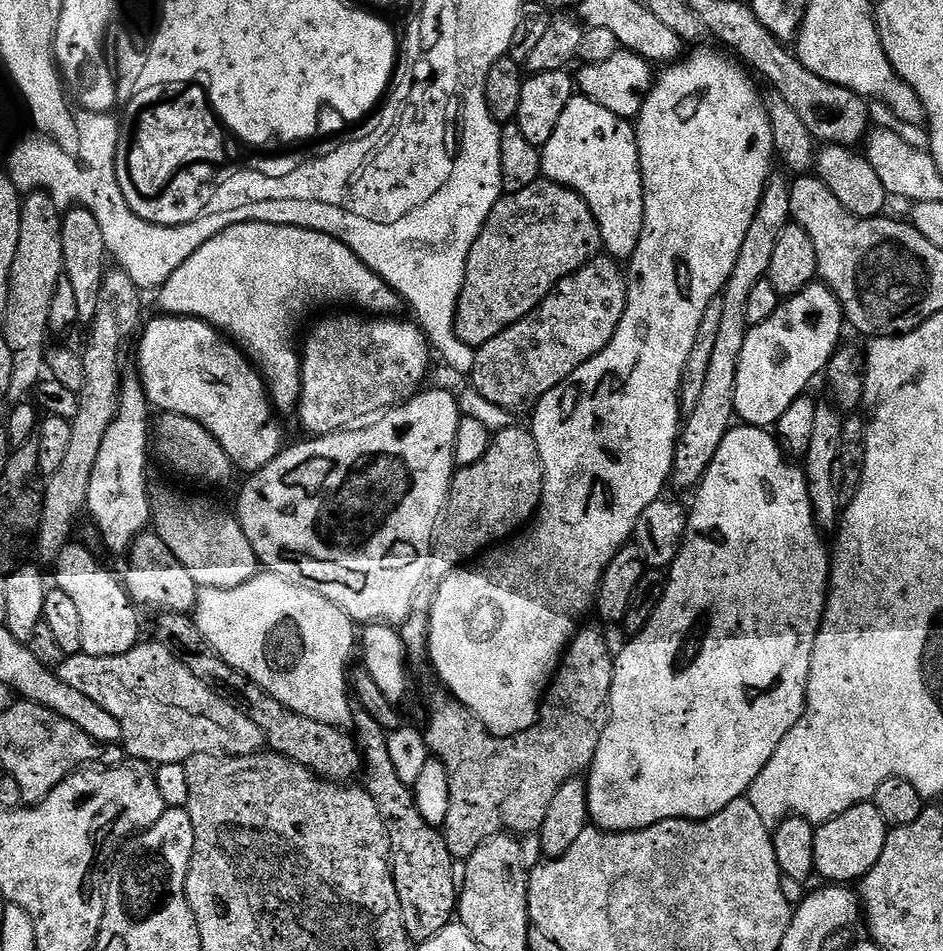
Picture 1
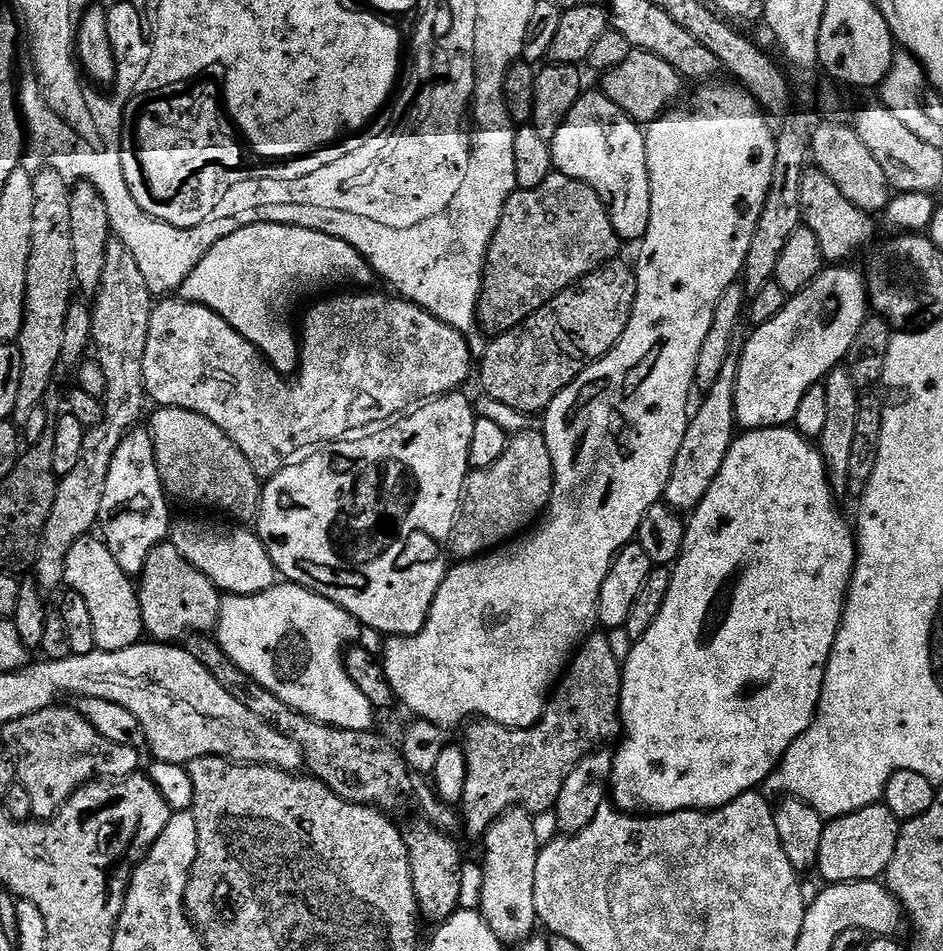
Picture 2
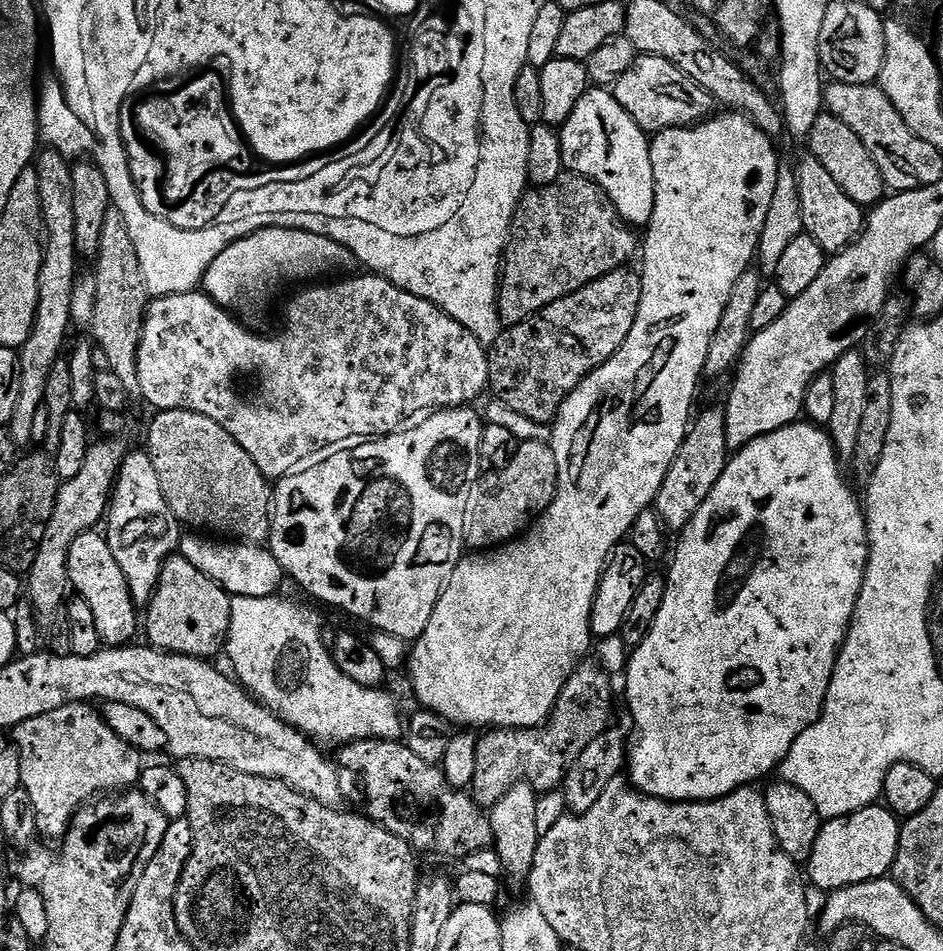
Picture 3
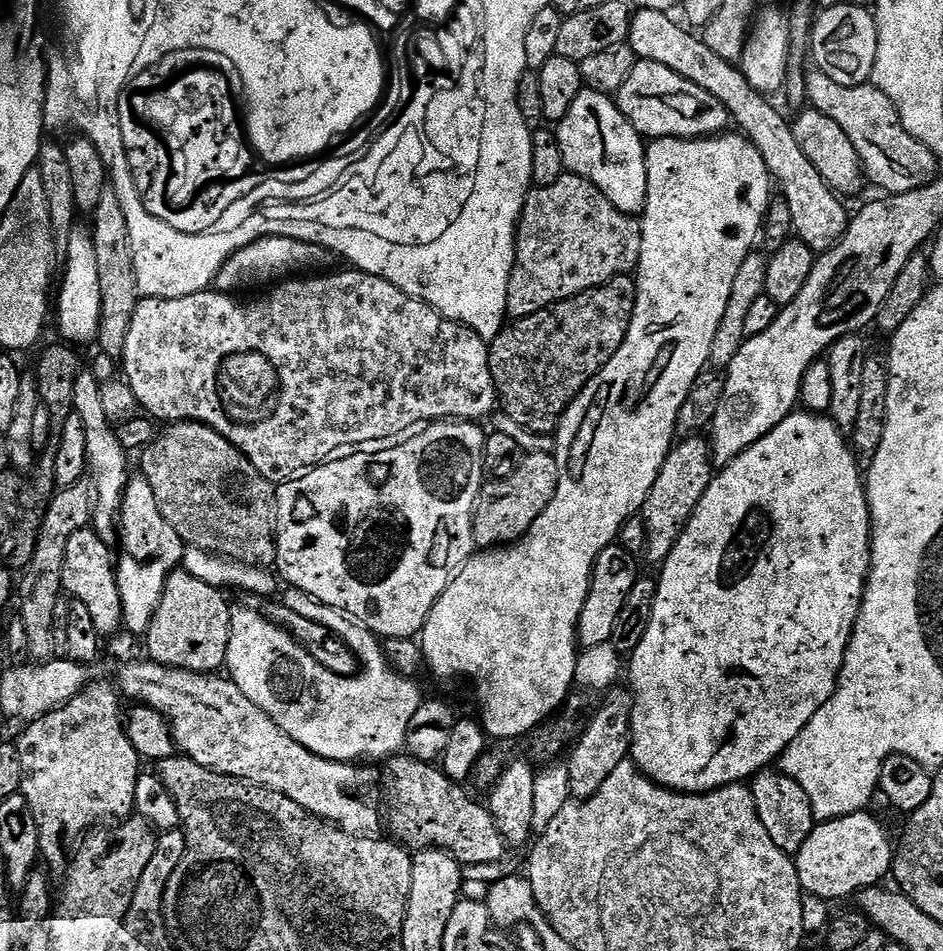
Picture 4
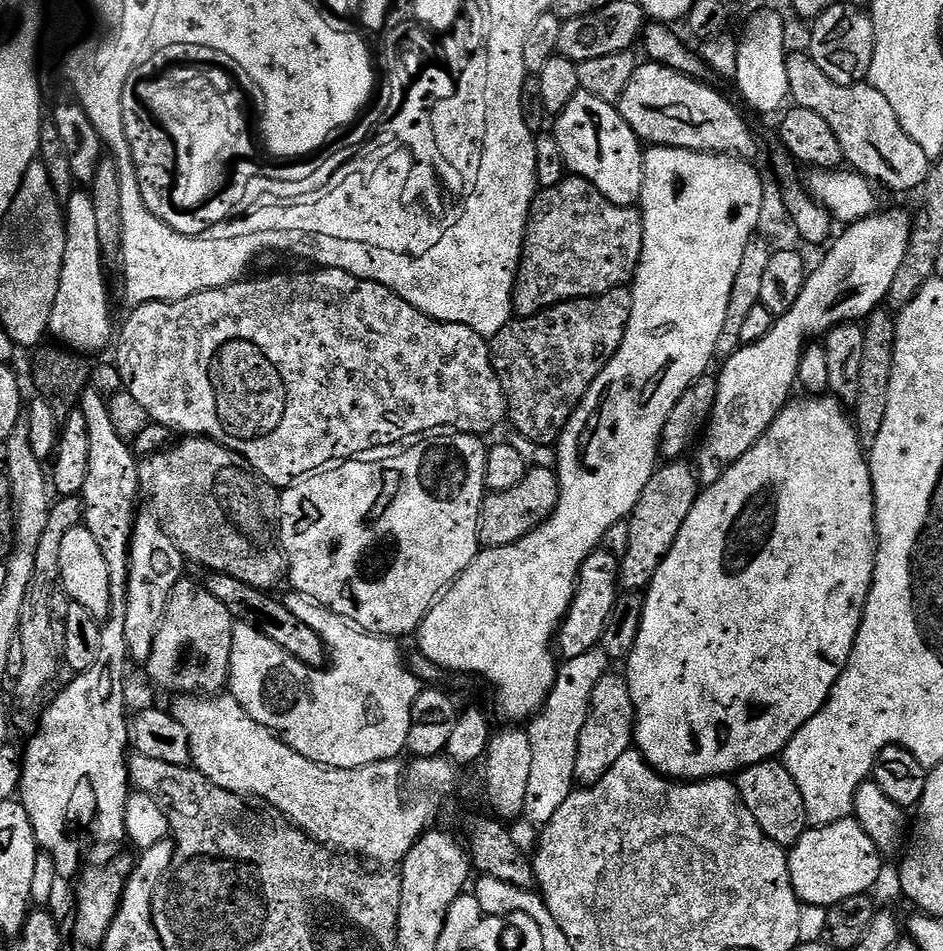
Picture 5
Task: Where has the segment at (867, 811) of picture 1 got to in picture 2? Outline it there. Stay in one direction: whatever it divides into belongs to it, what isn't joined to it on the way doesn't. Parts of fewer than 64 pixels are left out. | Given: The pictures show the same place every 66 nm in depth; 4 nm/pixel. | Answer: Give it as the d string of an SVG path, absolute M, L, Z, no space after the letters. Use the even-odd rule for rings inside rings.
M883 803L871 804L854 814L837 816L825 823L822 846L816 859L818 873L828 884L849 884L855 880L879 881L887 873L901 840L902 828L897 813Z

